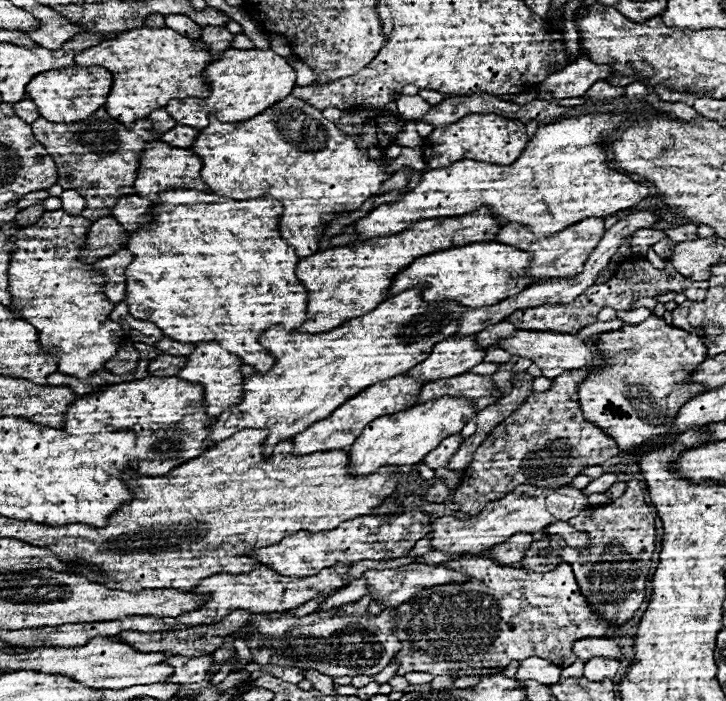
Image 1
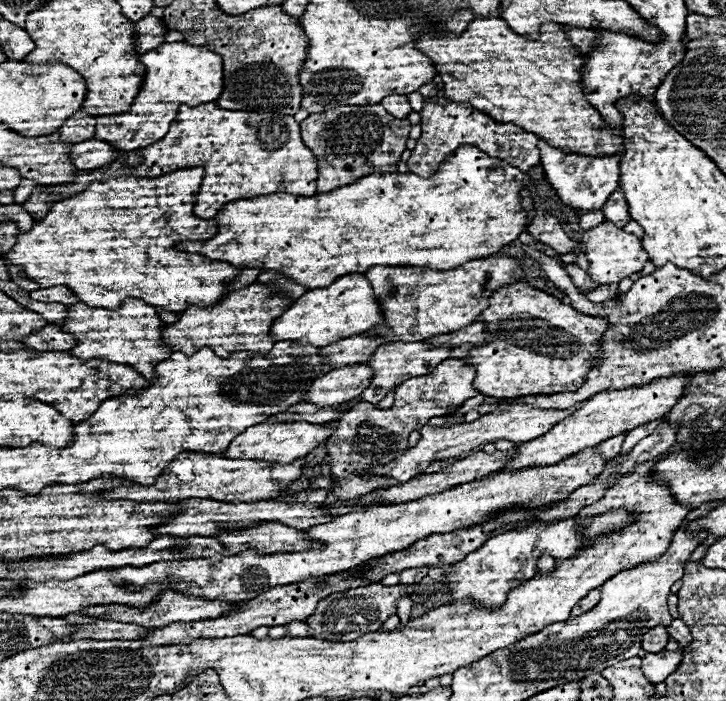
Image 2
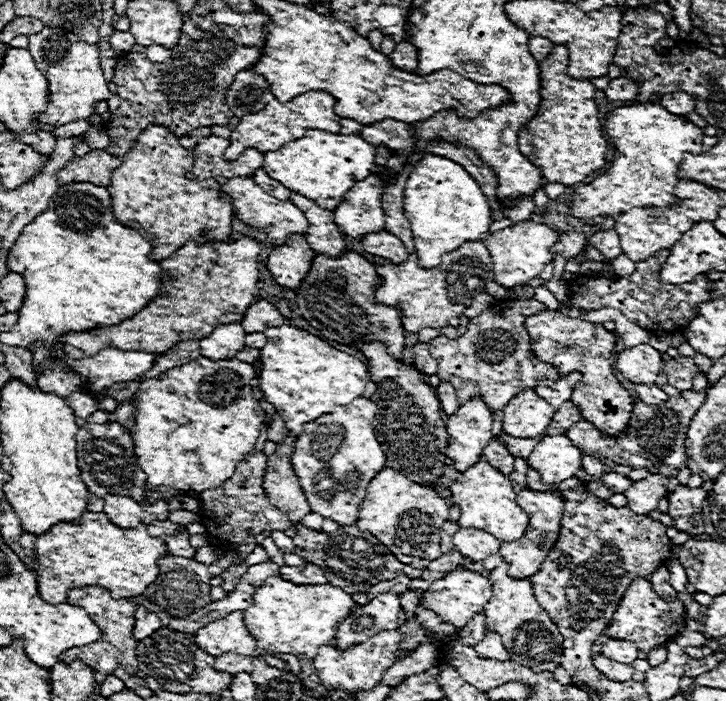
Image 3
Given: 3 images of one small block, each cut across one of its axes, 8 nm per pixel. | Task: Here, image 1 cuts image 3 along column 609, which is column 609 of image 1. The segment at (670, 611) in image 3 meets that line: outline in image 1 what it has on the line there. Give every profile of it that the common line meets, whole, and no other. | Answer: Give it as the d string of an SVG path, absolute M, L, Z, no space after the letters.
M458 556L454 560L442 562L440 566L452 566L452 570L460 570L462 574L468 574L468 582L450 582L436 588L424 588L420 594L416 594L410 602L396 606L396 620L394 634L400 638L402 648L398 650L398 672L400 676L406 676L408 672L428 672L432 676L444 674L450 678L460 676L492 676L502 672L512 660L526 660L530 656L540 656L550 660L552 664L566 668L572 662L576 662L576 656L572 654L572 644L578 638L608 638L614 636L616 628L612 628L608 622L598 620L596 614L588 608L584 596L578 590L578 584L574 580L572 568L562 562L552 572L532 572L528 568L508 568L498 566L490 558L484 556Z

